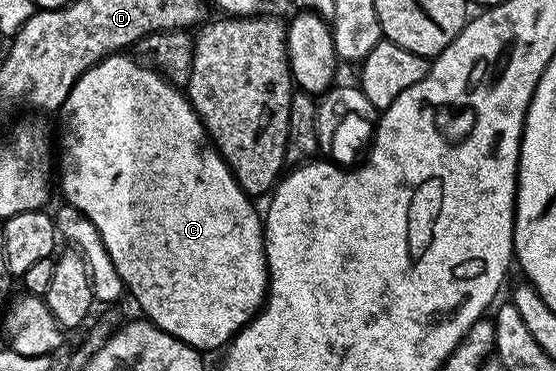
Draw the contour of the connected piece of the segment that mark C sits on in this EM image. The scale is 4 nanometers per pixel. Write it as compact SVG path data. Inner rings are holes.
M118 51L112 55L107 55L97 65L93 65L87 70L80 79L71 87L71 91L67 95L65 104L59 110L61 116L61 149L59 145L59 189L61 185L61 193L66 197L68 204L74 209L78 209L87 219L91 219L91 223L95 223L95 231L99 231L99 239L103 241L103 247L107 247L107 255L111 255L111 263L115 263L115 271L119 275L119 279L125 284L128 296L133 296L137 300L137 305L142 309L144 316L152 321L154 325L158 325L163 331L167 331L167 335L171 335L175 339L179 339L183 343L187 343L193 349L198 351L206 351L205 349L217 349L228 346L229 342L237 336L240 329L245 328L258 313L261 312L265 304L265 294L269 288L269 269L265 266L265 235L263 232L263 217L260 212L253 210L254 202L249 194L241 190L241 184L233 178L233 173L229 170L229 164L221 157L221 150L217 149L212 141L209 140L208 133L205 132L205 125L201 121L201 116L193 109L193 105L188 96L172 81L165 80L156 69L142 63L140 60L134 59L132 56L126 55L124 52Z

